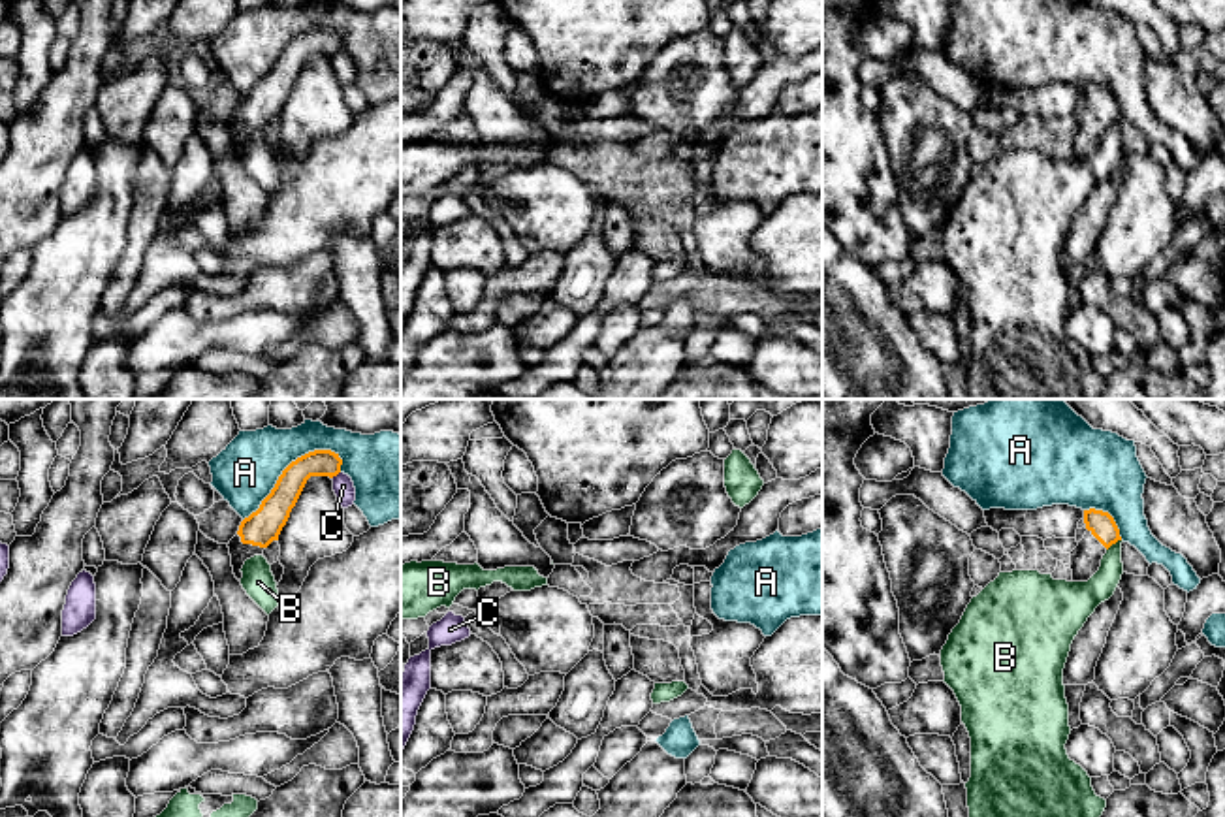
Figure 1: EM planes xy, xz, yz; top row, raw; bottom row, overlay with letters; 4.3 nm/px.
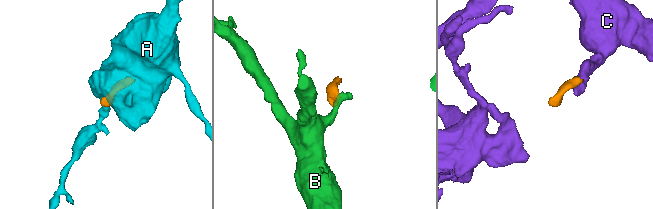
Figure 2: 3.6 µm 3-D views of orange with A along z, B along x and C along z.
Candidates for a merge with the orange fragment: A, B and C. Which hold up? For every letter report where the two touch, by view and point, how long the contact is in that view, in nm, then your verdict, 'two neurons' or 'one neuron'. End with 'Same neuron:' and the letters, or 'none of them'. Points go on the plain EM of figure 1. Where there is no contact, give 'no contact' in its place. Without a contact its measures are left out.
A: xy (286, 46) | 500 nm | two neurons
B: yz (1113, 121) | 80 nm | two neurons
C: xy (335, 53) | 50 nm | two neurons
Same neuron: none of them

